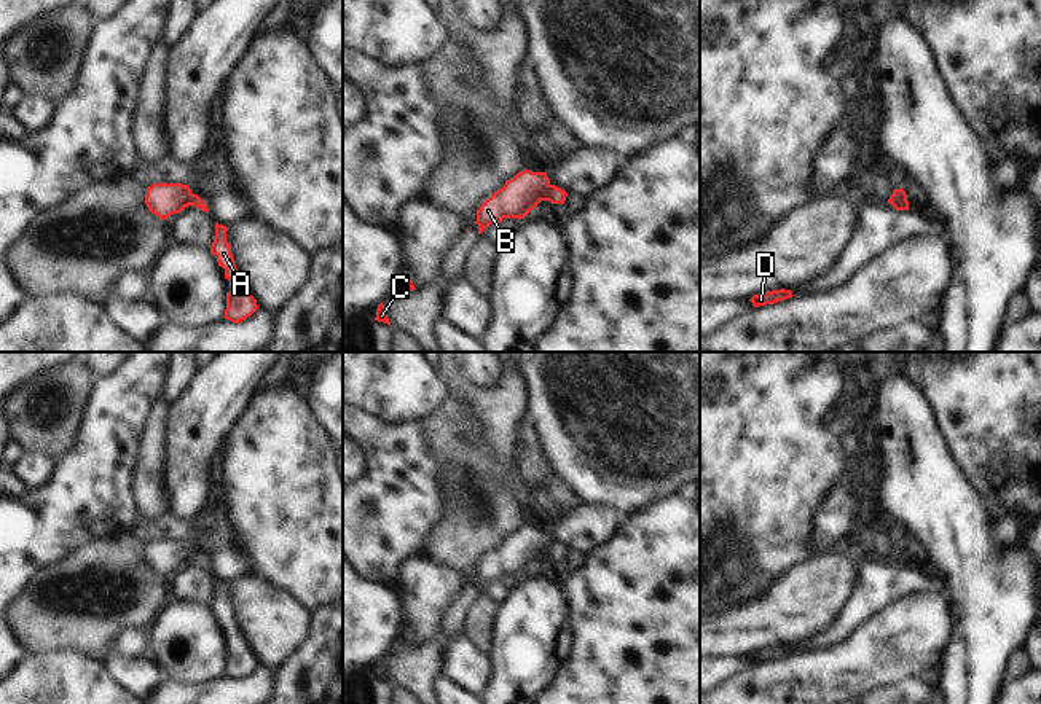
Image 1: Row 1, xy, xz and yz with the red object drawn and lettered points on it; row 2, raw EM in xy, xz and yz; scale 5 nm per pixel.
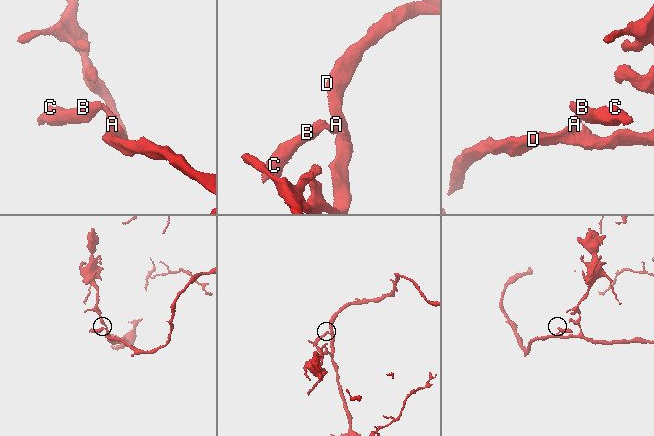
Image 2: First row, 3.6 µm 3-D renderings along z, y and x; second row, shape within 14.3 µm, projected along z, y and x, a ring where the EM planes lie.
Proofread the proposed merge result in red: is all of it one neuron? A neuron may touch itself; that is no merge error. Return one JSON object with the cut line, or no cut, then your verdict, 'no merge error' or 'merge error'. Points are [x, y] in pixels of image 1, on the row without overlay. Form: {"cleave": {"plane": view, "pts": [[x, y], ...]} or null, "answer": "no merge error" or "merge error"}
{"cleave": {"plane": "xz", "pts": [[550, 542], [541, 556]]}, "answer": "merge error"}

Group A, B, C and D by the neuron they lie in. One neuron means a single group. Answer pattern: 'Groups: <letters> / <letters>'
Groups: A D / B C.

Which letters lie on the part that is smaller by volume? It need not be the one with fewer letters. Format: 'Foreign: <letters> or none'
Foreign: B, C

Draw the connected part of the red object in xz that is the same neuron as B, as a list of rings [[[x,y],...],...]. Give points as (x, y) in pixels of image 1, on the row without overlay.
[[[518,529],[505,542],[494,548],[477,567],[478,591],[489,581],[501,580],[504,575],[524,575],[542,557],[550,543],[547,529]]]

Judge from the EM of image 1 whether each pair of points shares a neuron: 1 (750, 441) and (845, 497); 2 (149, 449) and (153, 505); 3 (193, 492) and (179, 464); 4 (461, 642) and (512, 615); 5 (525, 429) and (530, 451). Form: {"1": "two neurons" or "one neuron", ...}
{"1": "two neurons", "2": "one neuron", "3": "one neuron", "4": "two neurons", "5": "one neuron"}

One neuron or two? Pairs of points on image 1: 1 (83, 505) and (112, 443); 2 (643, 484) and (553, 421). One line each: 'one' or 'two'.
1: one
2: one

